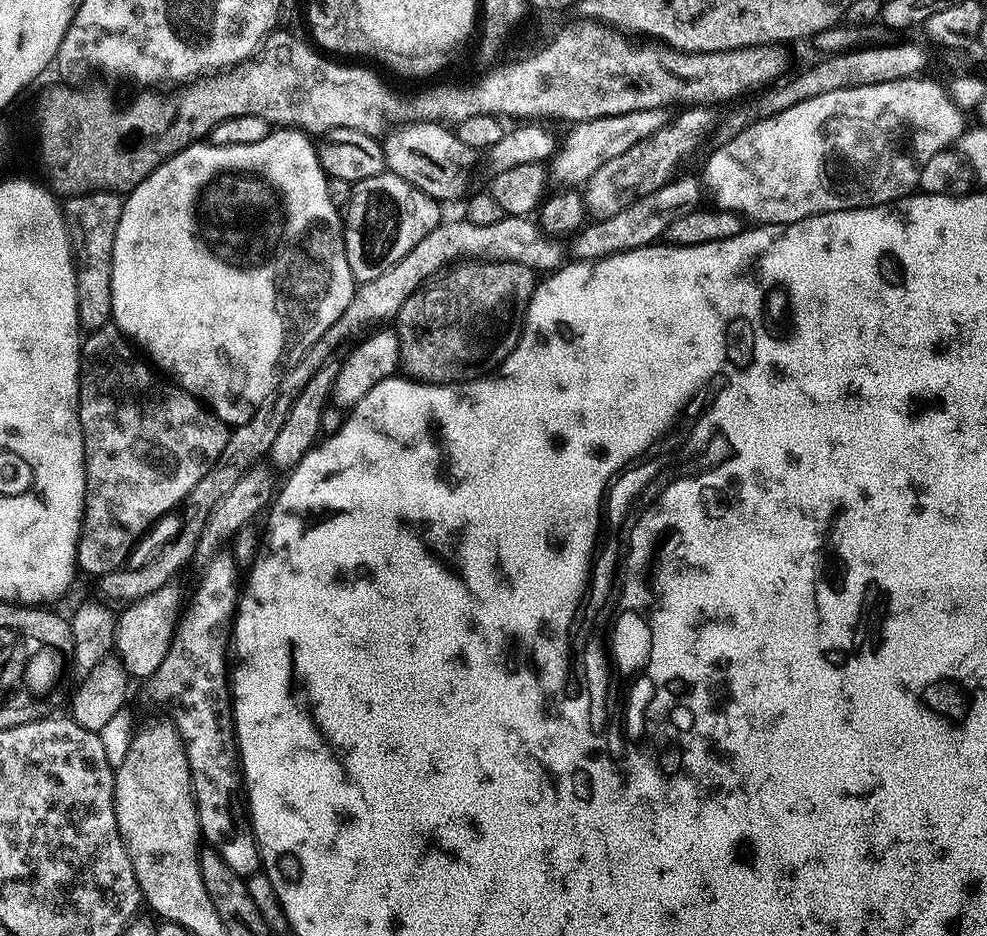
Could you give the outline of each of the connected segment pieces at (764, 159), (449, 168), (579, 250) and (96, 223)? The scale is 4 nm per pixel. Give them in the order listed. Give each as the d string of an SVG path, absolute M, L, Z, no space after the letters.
M909 78L895 80L894 82L882 82L876 80L872 84L856 84L838 90L830 90L824 94L818 94L816 98L806 98L804 102L798 102L781 112L761 115L761 120L748 124L737 136L732 136L721 148L716 148L708 156L704 164L703 183L712 191L711 203L718 208L725 208L731 212L739 212L742 216L761 224L793 224L799 220L805 220L818 214L837 212L838 210L854 210L855 208L876 208L880 204L890 204L901 200L904 196L913 195L917 191L920 182L920 166L930 162L934 154L947 152L959 141L966 131L964 124L965 113L953 102L948 95L947 87L943 83L935 84L925 78Z
M442 123L405 125L385 135L382 143L387 171L398 178L406 178L406 182L437 202L456 200L473 187L477 149L466 146L466 142L458 139L451 127Z
M682 176L669 180L653 193L638 197L632 205L626 206L613 217L593 219L585 223L575 237L575 240L577 239L574 244L575 259L580 262L595 262L619 252L657 243L667 233L670 222L674 222L674 218L682 218L684 214L690 214L701 207L701 181L697 177L696 181L692 176Z
M83 192L69 196L62 207L68 222L68 237L72 240L72 255L76 262L76 293L81 329L101 328L112 320L112 255L118 218L124 200L115 192Z

